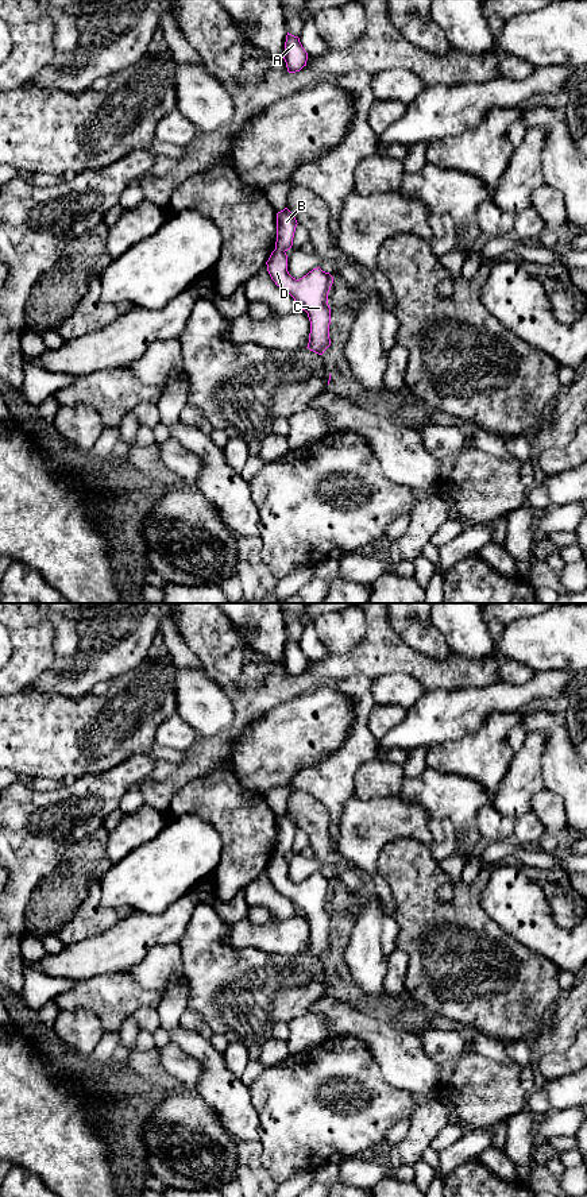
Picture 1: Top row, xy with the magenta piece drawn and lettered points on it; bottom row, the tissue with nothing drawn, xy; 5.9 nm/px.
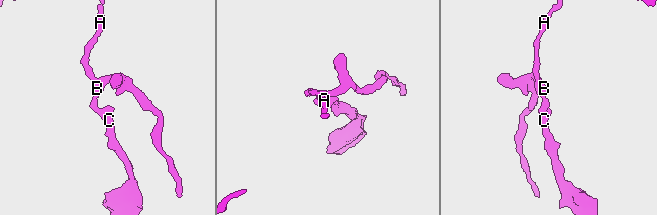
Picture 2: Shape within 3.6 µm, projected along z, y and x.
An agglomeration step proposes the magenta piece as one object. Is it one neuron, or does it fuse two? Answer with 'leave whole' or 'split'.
split

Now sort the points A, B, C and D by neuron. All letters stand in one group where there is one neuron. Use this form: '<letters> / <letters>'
A B / C D

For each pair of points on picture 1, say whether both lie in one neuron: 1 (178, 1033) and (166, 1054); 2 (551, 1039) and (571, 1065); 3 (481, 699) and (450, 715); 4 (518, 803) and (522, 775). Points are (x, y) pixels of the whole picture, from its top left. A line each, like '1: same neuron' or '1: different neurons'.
1: different neurons
2: different neurons
3: same neuron
4: same neuron

